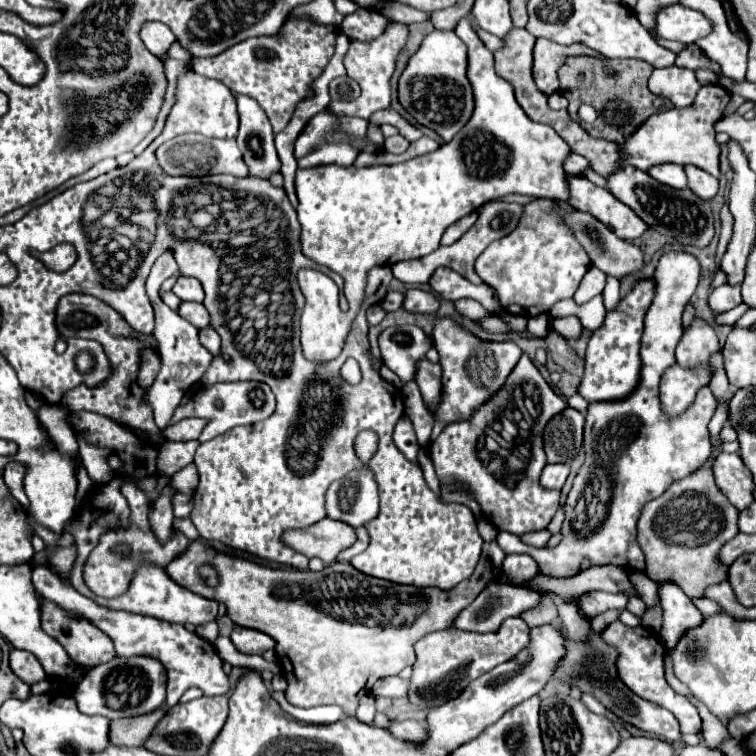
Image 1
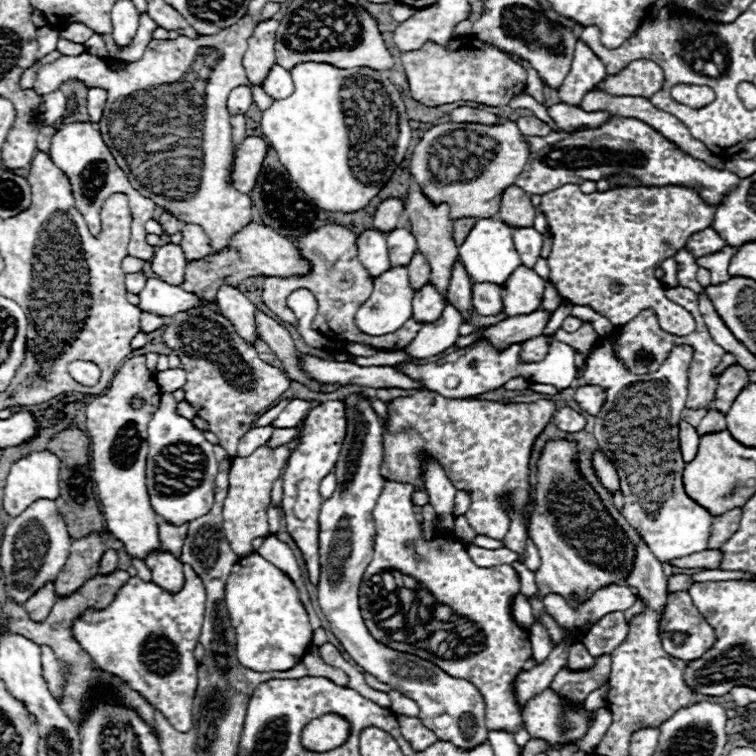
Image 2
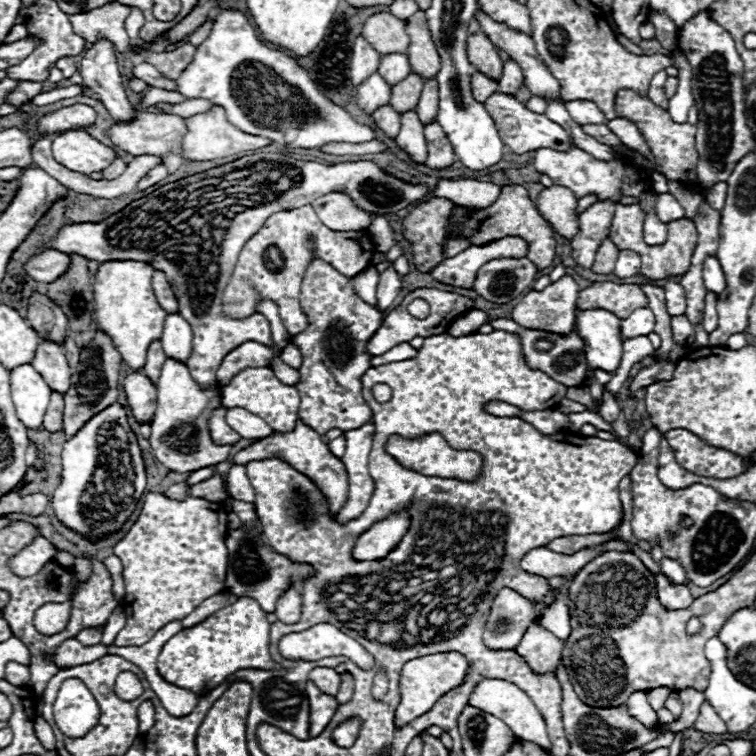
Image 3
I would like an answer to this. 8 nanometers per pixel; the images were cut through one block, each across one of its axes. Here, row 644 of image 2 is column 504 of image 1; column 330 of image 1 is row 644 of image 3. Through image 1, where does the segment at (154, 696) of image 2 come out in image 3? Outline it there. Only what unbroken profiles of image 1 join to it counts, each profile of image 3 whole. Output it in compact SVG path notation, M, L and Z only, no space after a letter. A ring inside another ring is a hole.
M238 598L238 602L214 612L212 616L208 616L204 622L192 626L192 628L184 628L180 634L172 636L164 646L162 652L158 656L158 672L160 676L184 690L190 690L198 696L204 696L210 692L210 688L214 690L218 684L222 684L228 676L232 676L238 670L244 668L260 668L260 670L282 670L282 664L272 660L270 654L270 622L266 620L266 612L260 608L260 604L252 598Z

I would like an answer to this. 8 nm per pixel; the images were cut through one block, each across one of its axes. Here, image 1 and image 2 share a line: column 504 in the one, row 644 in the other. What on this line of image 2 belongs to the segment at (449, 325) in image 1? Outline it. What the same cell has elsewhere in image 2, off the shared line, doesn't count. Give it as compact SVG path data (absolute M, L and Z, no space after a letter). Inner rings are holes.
M350 394L344 398L348 432L338 456L336 492L330 500L322 502L320 508L320 582L318 582L318 604L328 620L330 630L342 642L344 650L352 660L370 672L380 682L388 684L392 690L416 700L420 706L418 718L426 728L430 728L438 740L452 742L458 748L470 750L486 742L488 728L484 724L486 704L482 694L474 684L462 678L454 678L440 670L436 664L422 660L414 654L394 652L378 644L364 626L358 608L358 588L366 566L372 560L374 542L374 520L372 508L384 488L384 478L380 476L382 464L382 428L384 422L374 414L366 396Z

